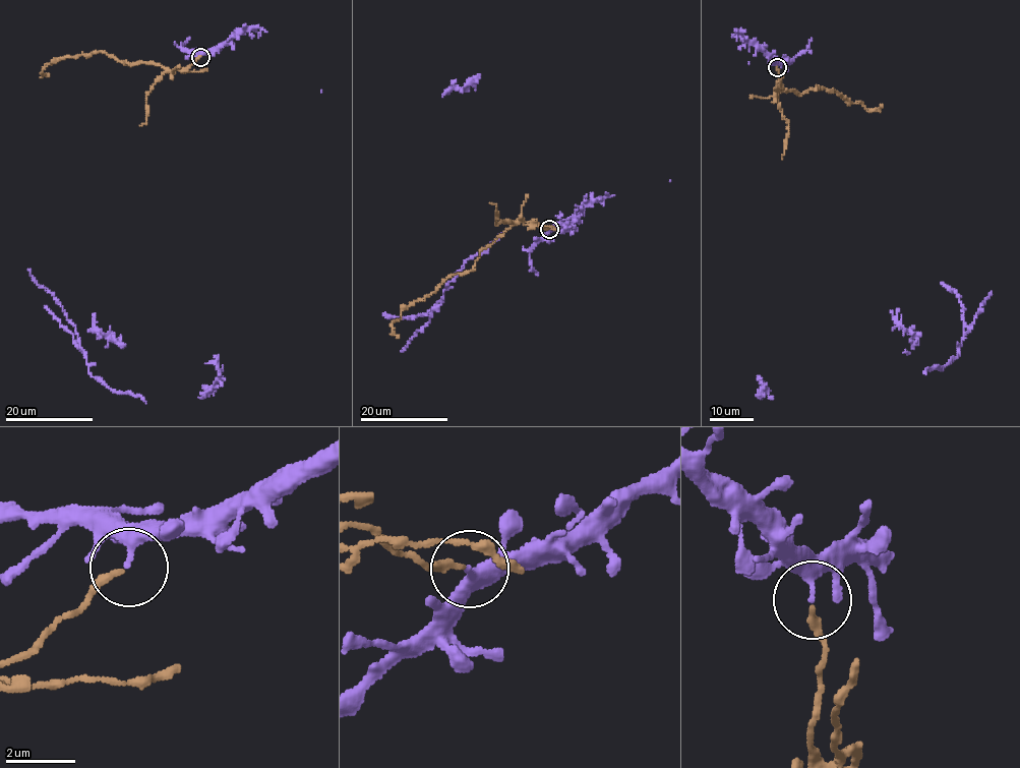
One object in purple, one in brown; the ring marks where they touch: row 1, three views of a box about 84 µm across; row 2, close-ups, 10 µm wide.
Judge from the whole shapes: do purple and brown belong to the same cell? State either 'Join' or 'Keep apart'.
Keep apart

